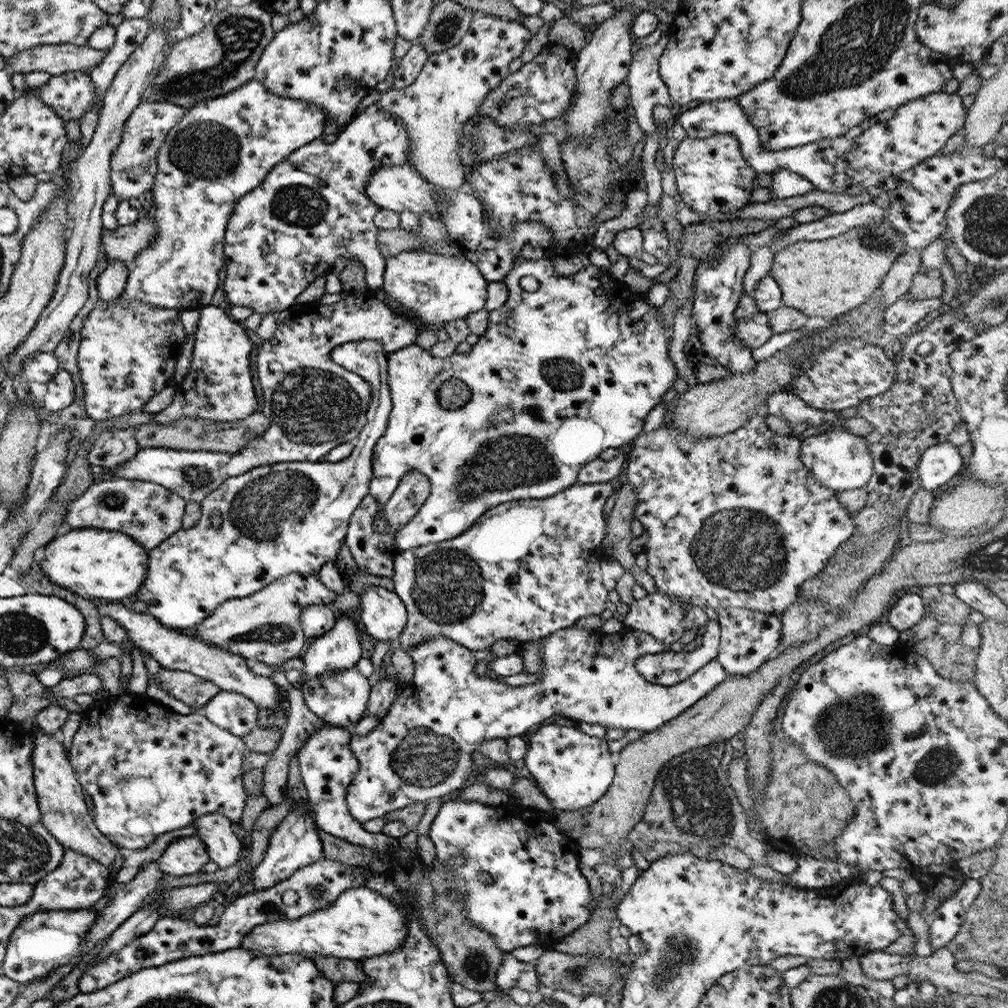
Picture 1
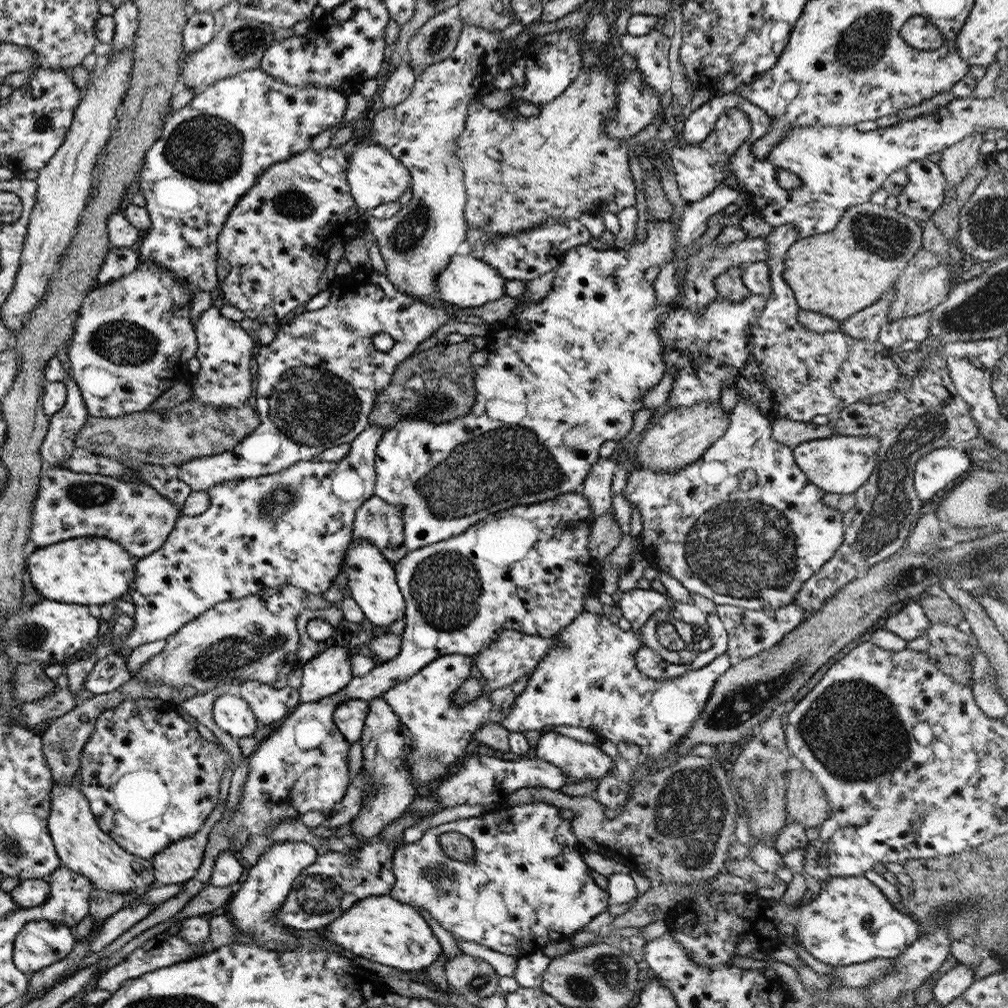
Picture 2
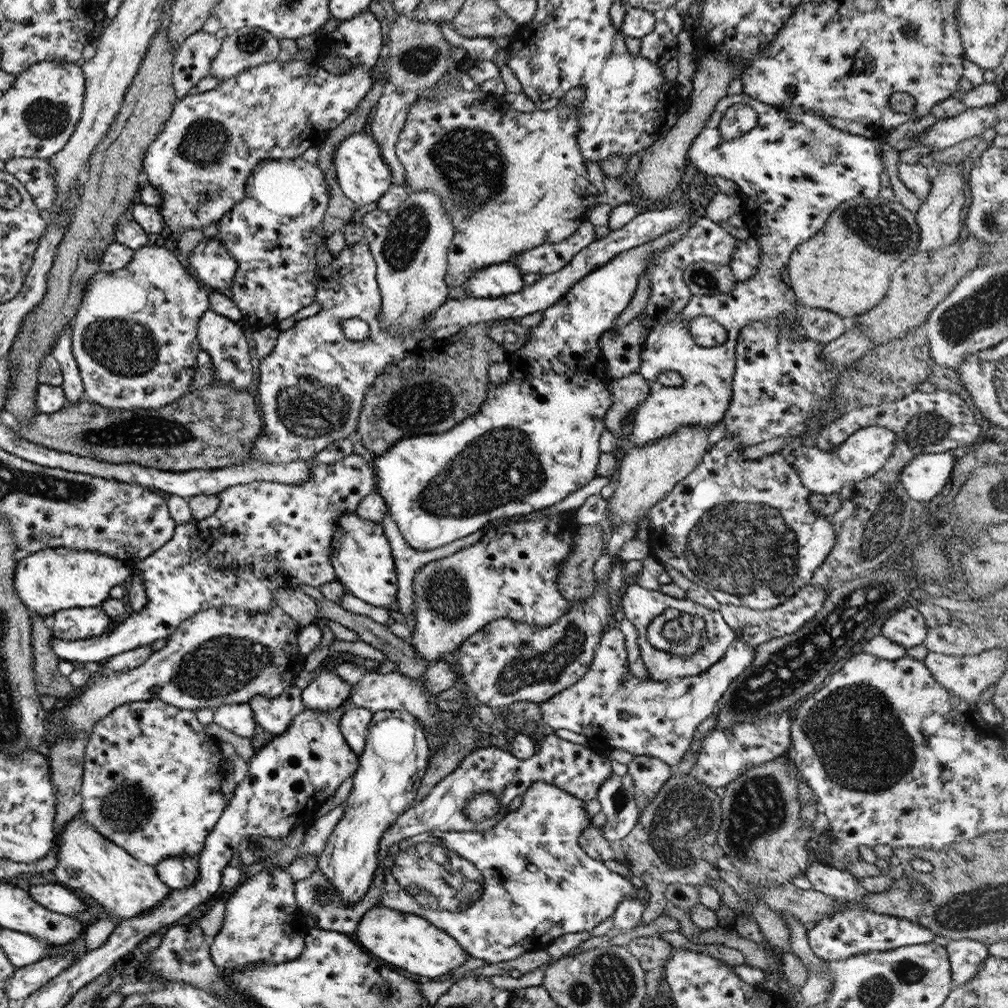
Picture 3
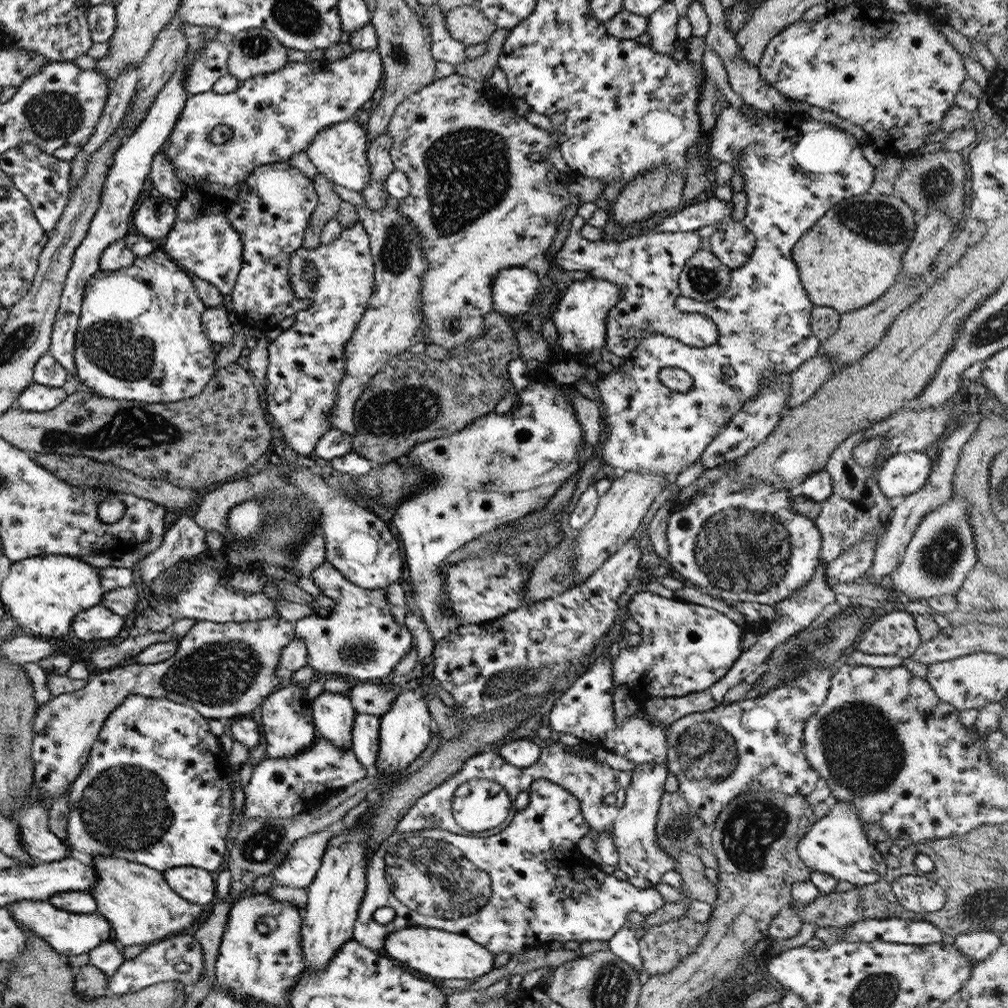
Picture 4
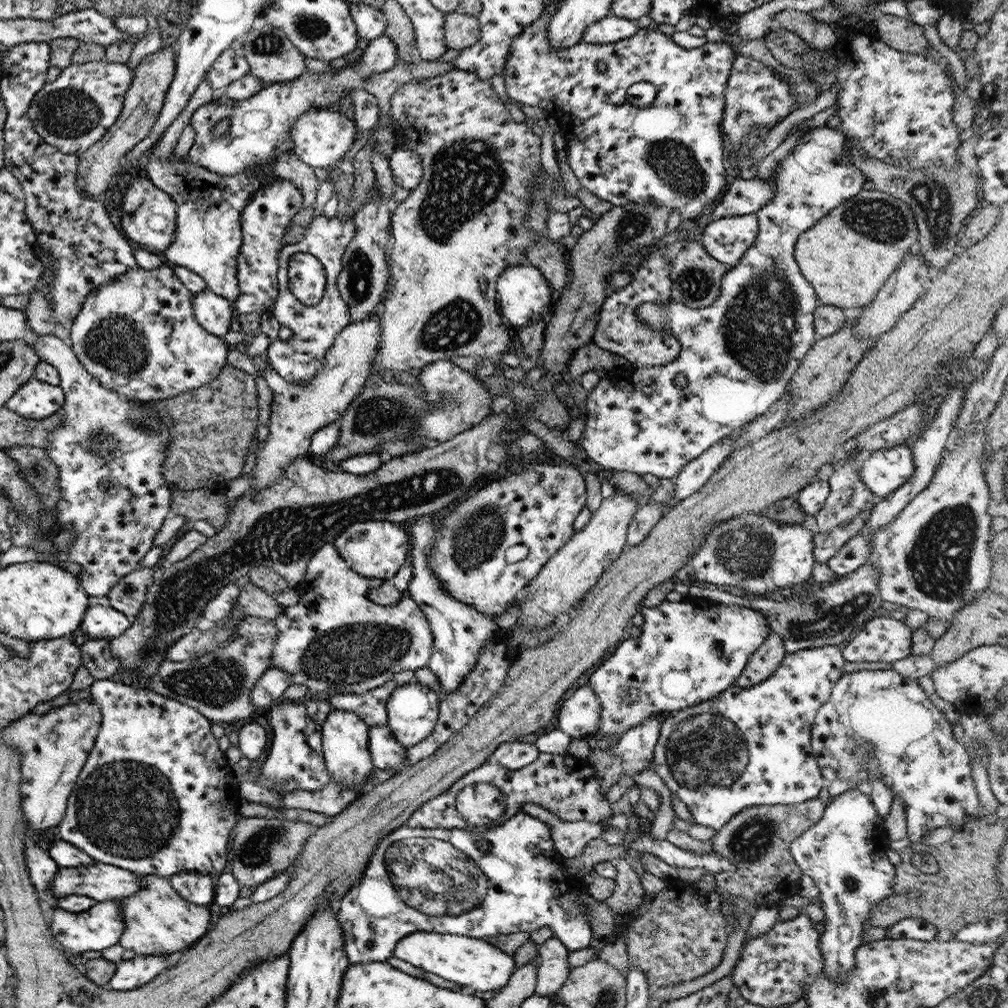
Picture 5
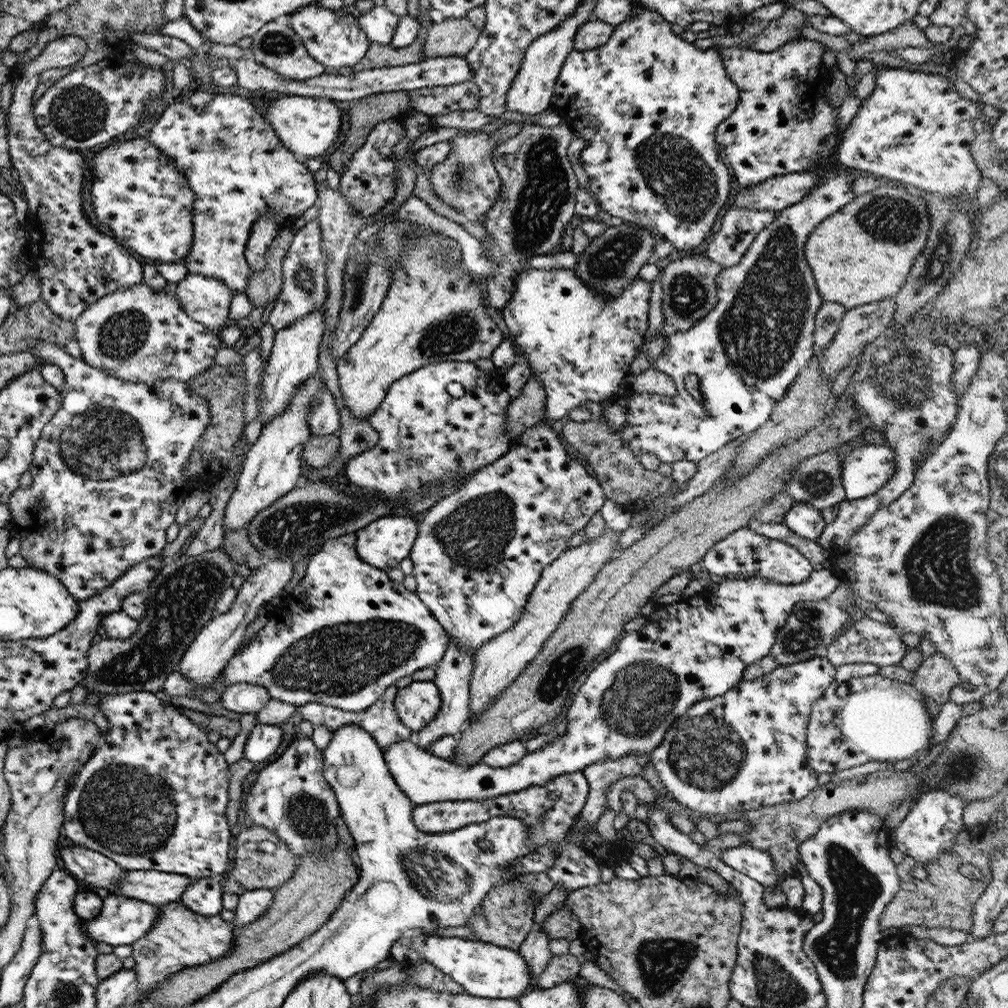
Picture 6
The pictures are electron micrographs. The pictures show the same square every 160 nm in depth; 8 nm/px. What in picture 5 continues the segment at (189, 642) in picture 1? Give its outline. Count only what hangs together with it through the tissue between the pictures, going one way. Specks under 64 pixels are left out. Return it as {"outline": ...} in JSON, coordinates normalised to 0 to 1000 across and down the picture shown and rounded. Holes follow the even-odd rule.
{"outline":[[[274,694],[263,704],[263,713],[269,720],[270,734],[258,766],[267,782],[278,779],[285,773],[293,773],[296,776],[295,783],[309,786],[328,775],[318,746],[317,720],[305,710],[303,702],[302,694],[297,696]]]}

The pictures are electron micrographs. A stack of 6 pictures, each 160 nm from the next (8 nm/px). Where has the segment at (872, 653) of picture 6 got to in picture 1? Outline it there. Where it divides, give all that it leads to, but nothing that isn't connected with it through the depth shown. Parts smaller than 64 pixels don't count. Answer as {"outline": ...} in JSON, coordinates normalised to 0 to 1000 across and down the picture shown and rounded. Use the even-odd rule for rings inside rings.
{"outline":[[[896,589],[882,603],[879,618],[890,627],[904,625],[916,611],[914,593],[910,589]]]}

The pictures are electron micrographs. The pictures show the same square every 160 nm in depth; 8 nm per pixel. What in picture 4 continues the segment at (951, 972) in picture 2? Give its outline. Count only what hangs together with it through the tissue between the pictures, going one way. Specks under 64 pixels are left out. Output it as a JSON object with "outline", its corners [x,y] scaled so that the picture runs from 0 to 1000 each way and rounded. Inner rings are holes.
{"outline":[[[963,924],[951,927],[945,933],[945,939],[959,949],[961,953],[969,955],[976,952],[983,944],[992,938],[992,929],[983,924]]]}

